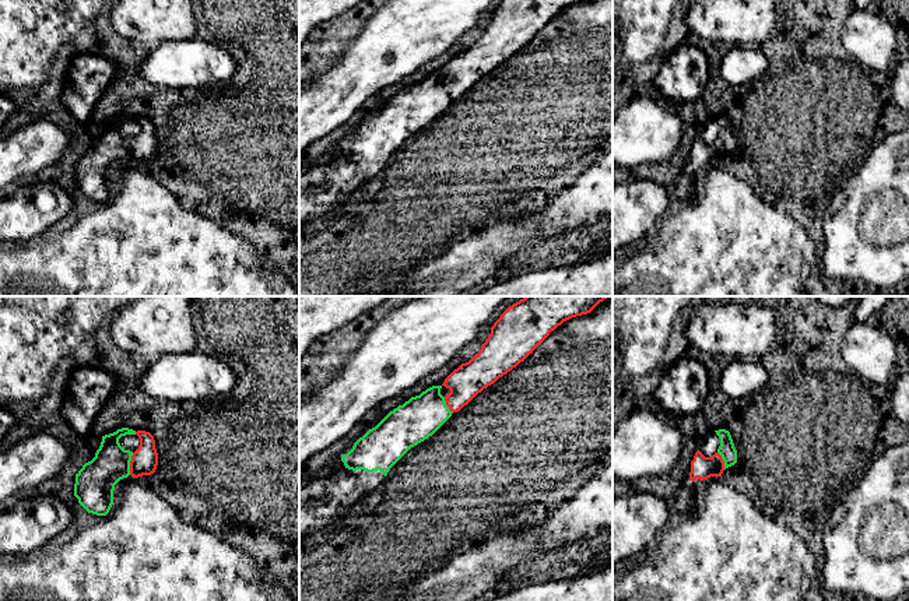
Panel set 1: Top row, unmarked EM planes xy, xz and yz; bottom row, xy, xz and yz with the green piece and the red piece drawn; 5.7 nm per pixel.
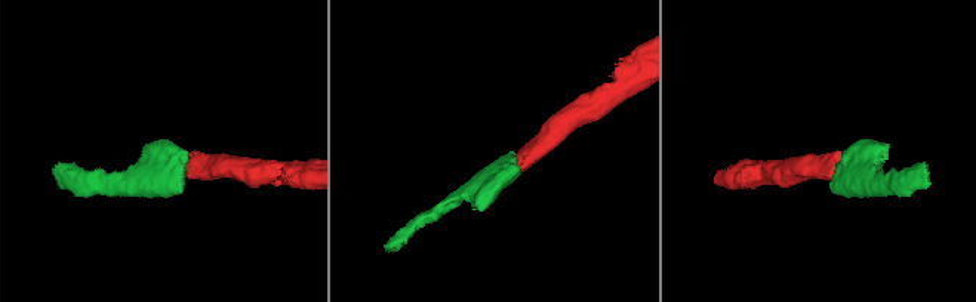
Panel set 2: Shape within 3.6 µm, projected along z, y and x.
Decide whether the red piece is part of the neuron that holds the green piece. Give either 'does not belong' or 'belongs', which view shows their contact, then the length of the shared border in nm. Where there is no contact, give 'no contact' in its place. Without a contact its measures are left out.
belongs; meets green in xy; contact 130 nm long

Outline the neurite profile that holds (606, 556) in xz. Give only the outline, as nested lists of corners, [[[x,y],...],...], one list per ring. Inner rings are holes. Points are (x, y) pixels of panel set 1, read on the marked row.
[[[613,545],[607,551],[604,551],[604,552],[599,553],[597,556],[594,556],[582,569],[582,574],[587,574],[587,573],[593,572],[594,569],[601,567],[601,566],[604,566],[604,565],[607,565],[610,562],[613,562]]]

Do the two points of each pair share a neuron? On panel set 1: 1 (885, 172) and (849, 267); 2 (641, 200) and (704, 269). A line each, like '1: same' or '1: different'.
1: same
2: different

